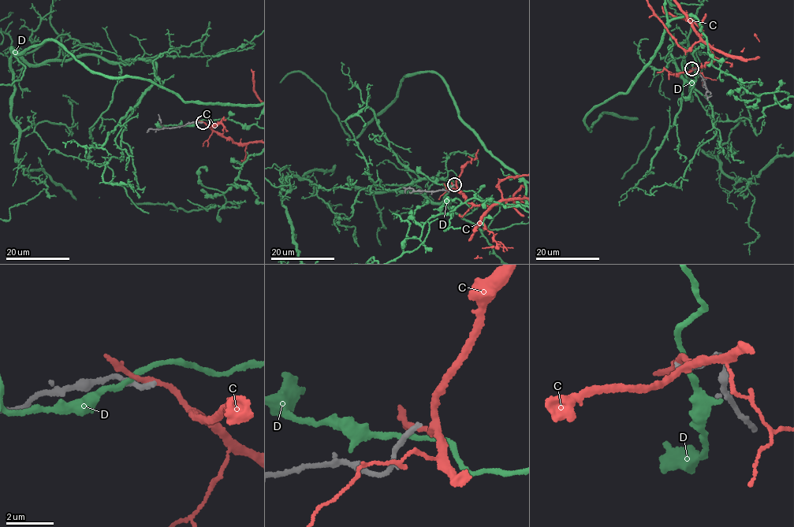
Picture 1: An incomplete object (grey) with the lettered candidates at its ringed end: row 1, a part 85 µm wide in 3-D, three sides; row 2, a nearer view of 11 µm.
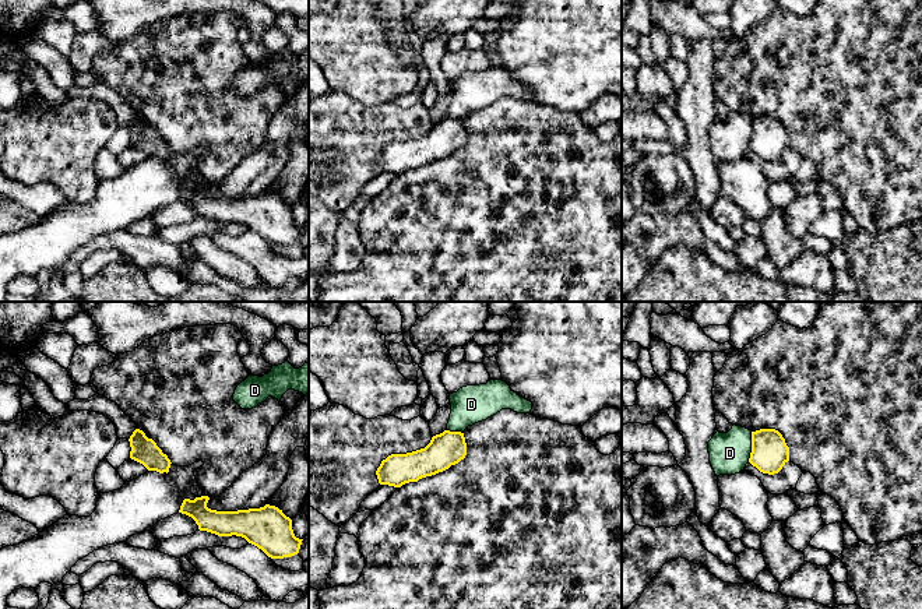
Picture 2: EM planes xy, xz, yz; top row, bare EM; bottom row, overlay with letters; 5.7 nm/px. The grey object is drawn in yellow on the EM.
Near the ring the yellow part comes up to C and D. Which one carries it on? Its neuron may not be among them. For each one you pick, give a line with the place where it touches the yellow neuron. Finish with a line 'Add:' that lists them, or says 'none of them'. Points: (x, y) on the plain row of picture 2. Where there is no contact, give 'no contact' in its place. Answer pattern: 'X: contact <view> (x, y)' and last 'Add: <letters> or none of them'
Add: none of them

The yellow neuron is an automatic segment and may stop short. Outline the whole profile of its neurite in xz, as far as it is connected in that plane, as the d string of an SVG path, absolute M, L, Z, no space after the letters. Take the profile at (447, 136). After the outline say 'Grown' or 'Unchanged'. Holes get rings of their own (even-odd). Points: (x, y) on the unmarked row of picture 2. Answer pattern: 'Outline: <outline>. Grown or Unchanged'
Outline: M444 117L432 124L420 137L407 141L391 141L376 158L380 172L401 175L409 169L436 162L458 151L467 142L464 120Z. Unchanged

